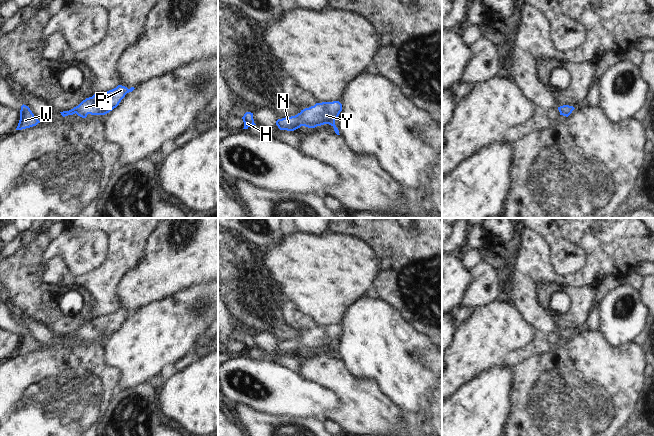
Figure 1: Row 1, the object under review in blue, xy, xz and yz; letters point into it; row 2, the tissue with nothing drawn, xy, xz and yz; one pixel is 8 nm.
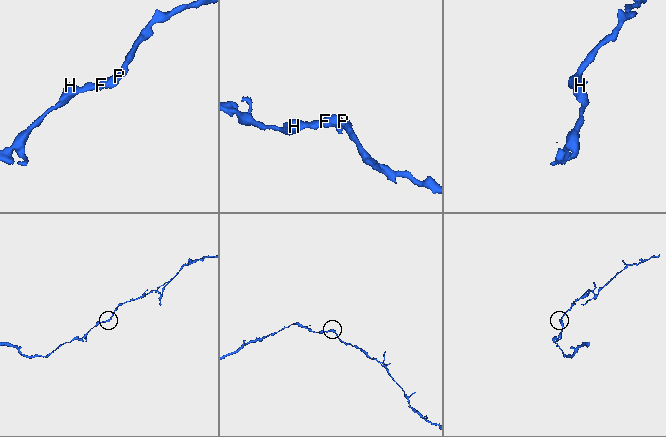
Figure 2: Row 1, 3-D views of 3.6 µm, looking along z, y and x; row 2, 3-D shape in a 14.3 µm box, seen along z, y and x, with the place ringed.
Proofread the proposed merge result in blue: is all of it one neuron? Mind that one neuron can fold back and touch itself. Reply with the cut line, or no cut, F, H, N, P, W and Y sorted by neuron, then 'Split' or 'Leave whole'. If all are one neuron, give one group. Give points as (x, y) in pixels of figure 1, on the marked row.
No split. Groups: F H N P W Y. Leave whole

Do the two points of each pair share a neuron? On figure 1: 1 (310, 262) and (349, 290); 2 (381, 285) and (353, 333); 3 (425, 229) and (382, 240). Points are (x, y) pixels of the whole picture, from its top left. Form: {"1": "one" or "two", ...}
{"1": "one", "2": "two", "3": "one"}

